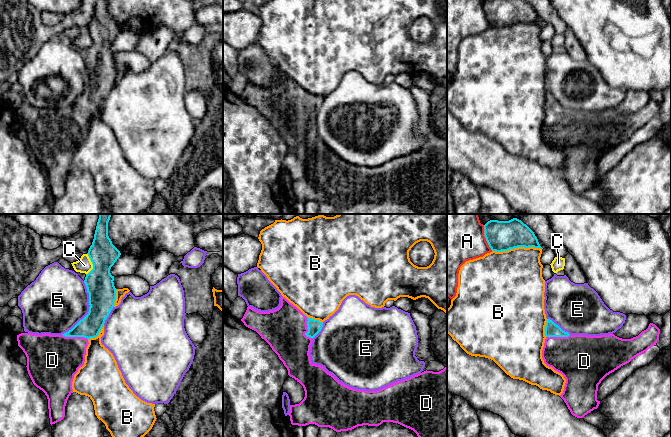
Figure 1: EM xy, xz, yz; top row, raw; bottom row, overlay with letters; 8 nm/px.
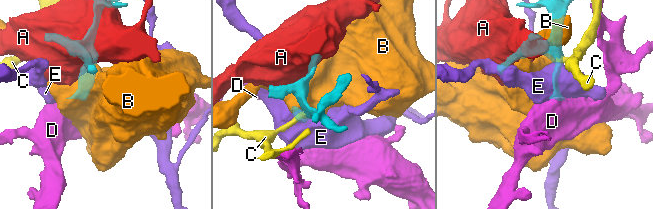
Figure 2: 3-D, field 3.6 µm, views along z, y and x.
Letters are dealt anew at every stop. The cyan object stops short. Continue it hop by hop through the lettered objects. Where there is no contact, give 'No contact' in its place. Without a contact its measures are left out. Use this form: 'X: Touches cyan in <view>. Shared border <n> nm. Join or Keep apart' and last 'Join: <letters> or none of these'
A: Touches cyan in yz. Shared border 220 nm. Keep apart
B: Touches cyan in yz. Shared border 400 nm. Keep apart
C: Touches cyan in xy. Shared border 180 nm. Keep apart
D: Touches cyan in xz. Shared border 200 nm. Join
E: Touches cyan in xy. Shared border 480 nm. Keep apart
Join: D

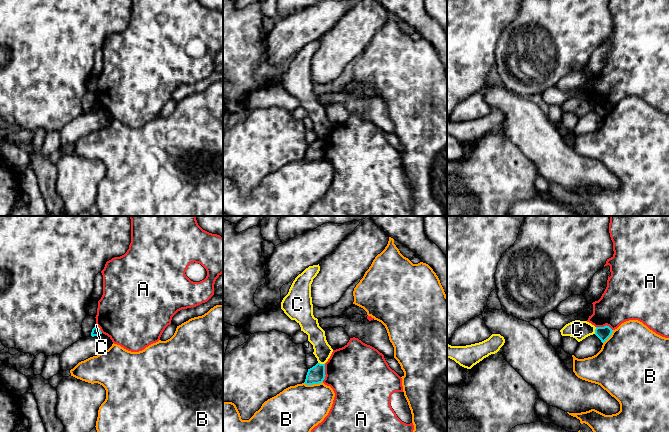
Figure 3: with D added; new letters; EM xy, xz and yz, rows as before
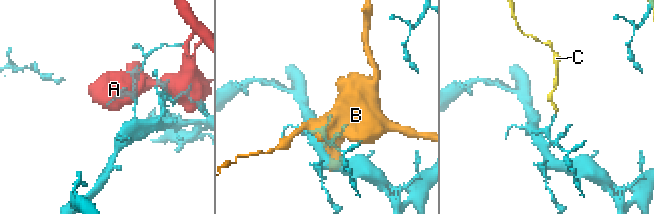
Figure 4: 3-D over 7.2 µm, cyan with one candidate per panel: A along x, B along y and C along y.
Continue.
A: Touches cyan in xz. Shared border 150 nm. Keep apart
B: Touches cyan in xz. Shared border 150 nm. Keep apart
C: Touches cyan in xz. Shared border 60 nm. Keep apart
Join: none of these

